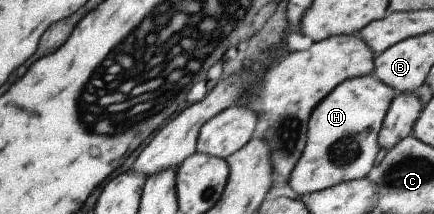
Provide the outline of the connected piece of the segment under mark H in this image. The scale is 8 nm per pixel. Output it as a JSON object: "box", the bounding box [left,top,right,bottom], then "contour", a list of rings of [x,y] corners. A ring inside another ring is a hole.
{"box":[287,74,398,197],"contour":[[[367,74],[343,80],[313,108],[307,122],[304,148],[287,177],[289,187],[298,197],[366,177],[379,149],[377,132],[391,100],[398,94]]]}

